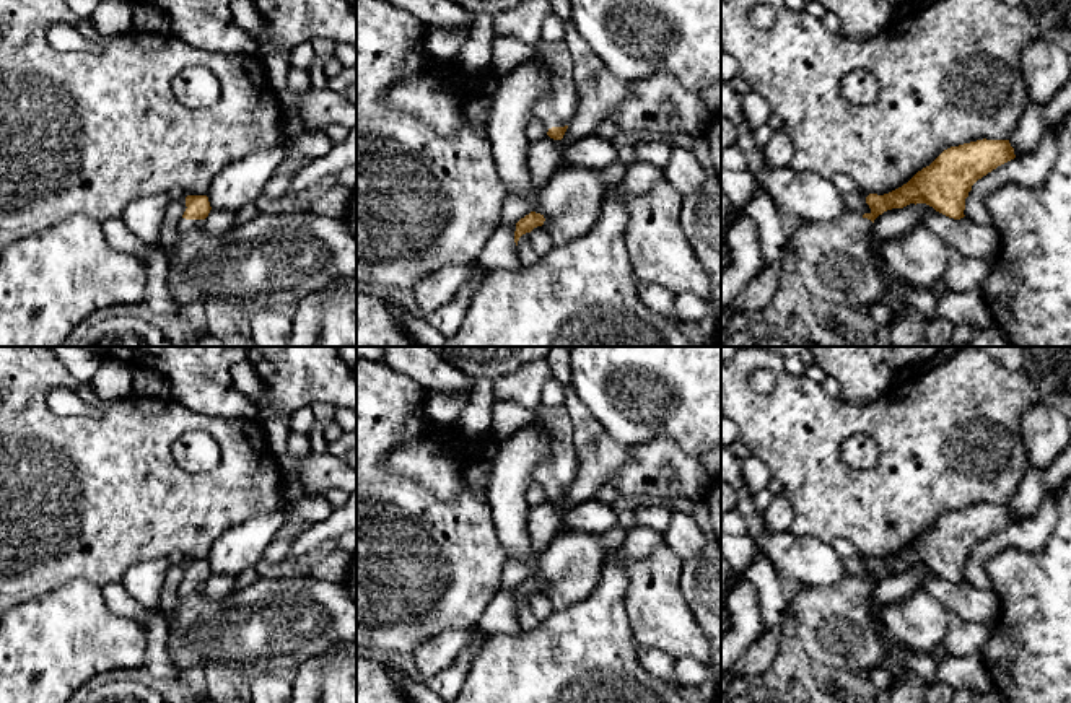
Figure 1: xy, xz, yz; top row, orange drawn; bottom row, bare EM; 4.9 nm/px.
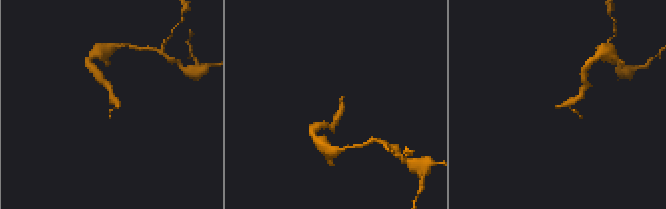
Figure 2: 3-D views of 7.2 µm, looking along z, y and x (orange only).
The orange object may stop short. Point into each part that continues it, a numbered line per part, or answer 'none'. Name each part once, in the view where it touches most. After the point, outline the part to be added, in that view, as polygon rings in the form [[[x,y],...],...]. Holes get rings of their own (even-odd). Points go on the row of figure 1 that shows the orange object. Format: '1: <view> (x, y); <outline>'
1: xz (557, 108); [[[552,72],[549,76],[549,91],[536,103],[534,117],[545,124],[549,132],[552,127],[565,127],[576,116],[579,107],[579,94],[573,80],[563,80]]]

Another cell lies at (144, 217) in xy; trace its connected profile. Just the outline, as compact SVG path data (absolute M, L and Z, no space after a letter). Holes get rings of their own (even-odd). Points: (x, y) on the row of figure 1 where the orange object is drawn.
M166 192L130 202L120 218L143 242L155 244L171 199Z

